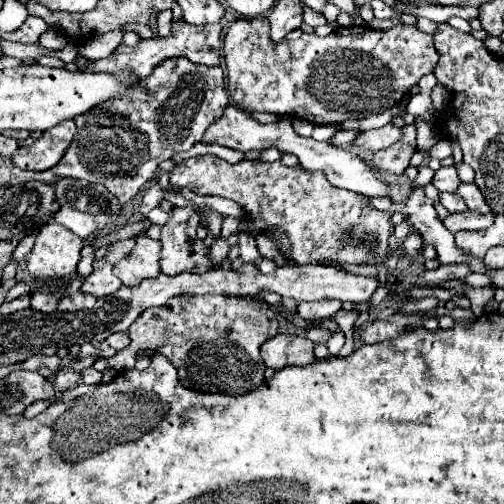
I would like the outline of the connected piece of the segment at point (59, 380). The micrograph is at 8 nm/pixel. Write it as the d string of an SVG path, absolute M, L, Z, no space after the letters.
M58 371L56 377L54 377L54 389L56 391L66 391L72 385L76 385L78 379L80 379L80 373L76 373L76 371Z

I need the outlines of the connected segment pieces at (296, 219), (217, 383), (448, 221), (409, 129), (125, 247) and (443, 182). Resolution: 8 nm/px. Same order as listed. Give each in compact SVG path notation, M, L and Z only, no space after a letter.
M202 155L174 165L174 169L168 175L172 185L188 187L198 195L218 195L240 203L250 215L250 221L258 231L280 225L288 233L292 243L292 251L288 255L292 263L308 265L316 261L338 261L338 263L356 263L356 265L376 265L386 261L388 237L390 237L390 213L364 205L360 195L350 195L350 191L336 189L334 185L328 183L324 173L308 173L306 169L300 169L300 165L286 167L282 161L266 163L260 159L258 161L244 159L242 163L230 165L220 157Z
M180 295L162 307L150 307L130 325L130 345L108 359L112 369L128 369L136 363L136 351L152 349L162 353L176 367L180 383L188 389L240 395L264 381L260 345L278 333L276 311L252 297L228 295Z
M462 211L462 213L448 213L444 217L444 227L456 235L460 231L488 229L492 221L494 221L494 215L478 215L472 211Z
M414 123L404 125L400 141L396 141L392 147L376 151L374 159L370 161L372 169L378 173L390 173L390 175L404 175L410 157L416 153L416 126Z
M126 239L126 241L118 241L118 243L108 245L108 249L106 249L106 259L114 265L114 263L120 261L126 253L132 251L132 245L134 245L132 239Z
M440 167L434 173L434 185L438 191L450 191L456 193L456 189L460 187L460 177L456 167Z

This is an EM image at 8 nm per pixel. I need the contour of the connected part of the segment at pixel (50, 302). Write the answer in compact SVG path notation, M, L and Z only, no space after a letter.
M34 293L32 295L32 309L42 311L42 313L54 313L56 311L56 295L54 293Z

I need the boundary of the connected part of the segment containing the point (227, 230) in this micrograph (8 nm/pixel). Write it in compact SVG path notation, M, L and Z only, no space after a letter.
M231 216L223 217L221 235L225 238L228 238L234 233L240 232L240 220Z

